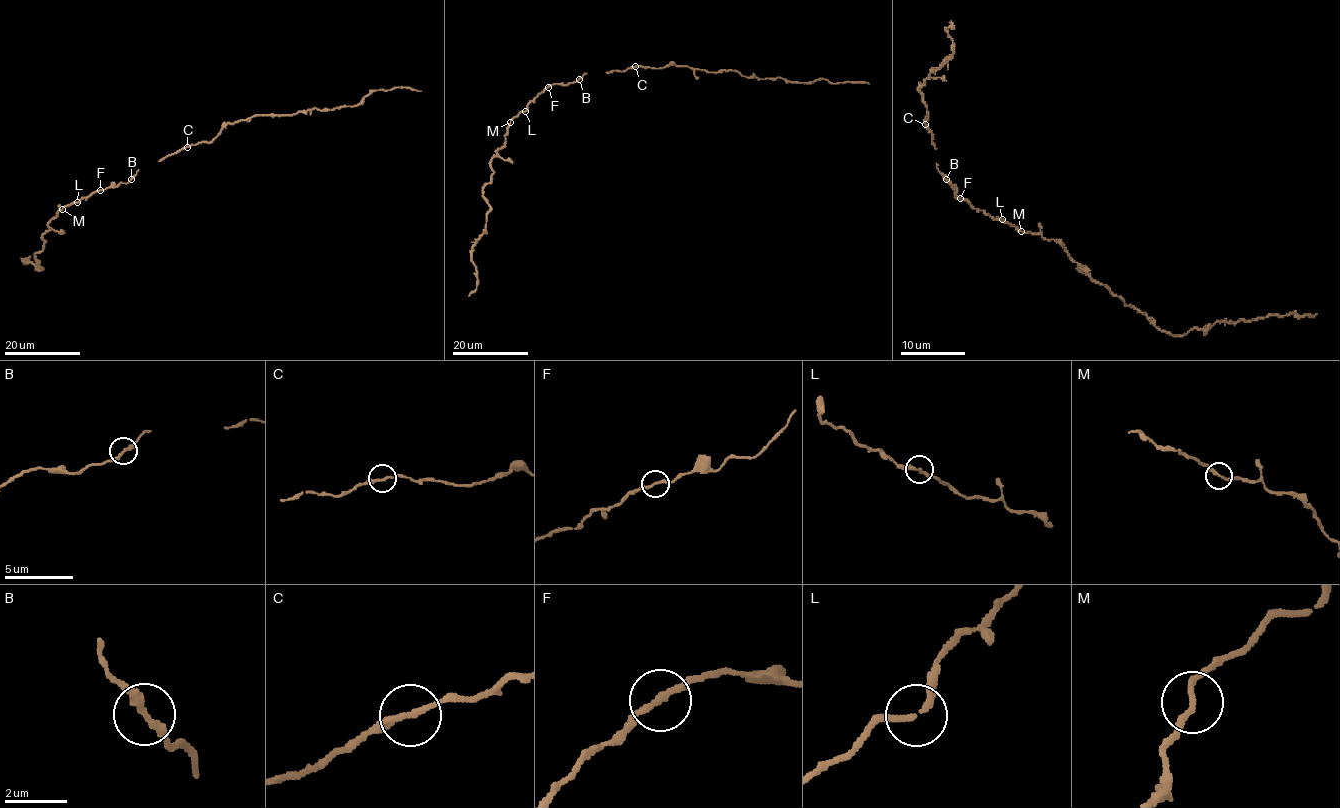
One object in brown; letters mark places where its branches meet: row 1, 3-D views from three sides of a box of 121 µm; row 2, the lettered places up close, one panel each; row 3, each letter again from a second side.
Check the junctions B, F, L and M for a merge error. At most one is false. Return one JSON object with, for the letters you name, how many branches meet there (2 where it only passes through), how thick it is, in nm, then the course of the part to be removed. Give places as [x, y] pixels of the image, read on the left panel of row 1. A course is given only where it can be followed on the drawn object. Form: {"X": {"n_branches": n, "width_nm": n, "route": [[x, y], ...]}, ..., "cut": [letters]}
{"cut": []}

